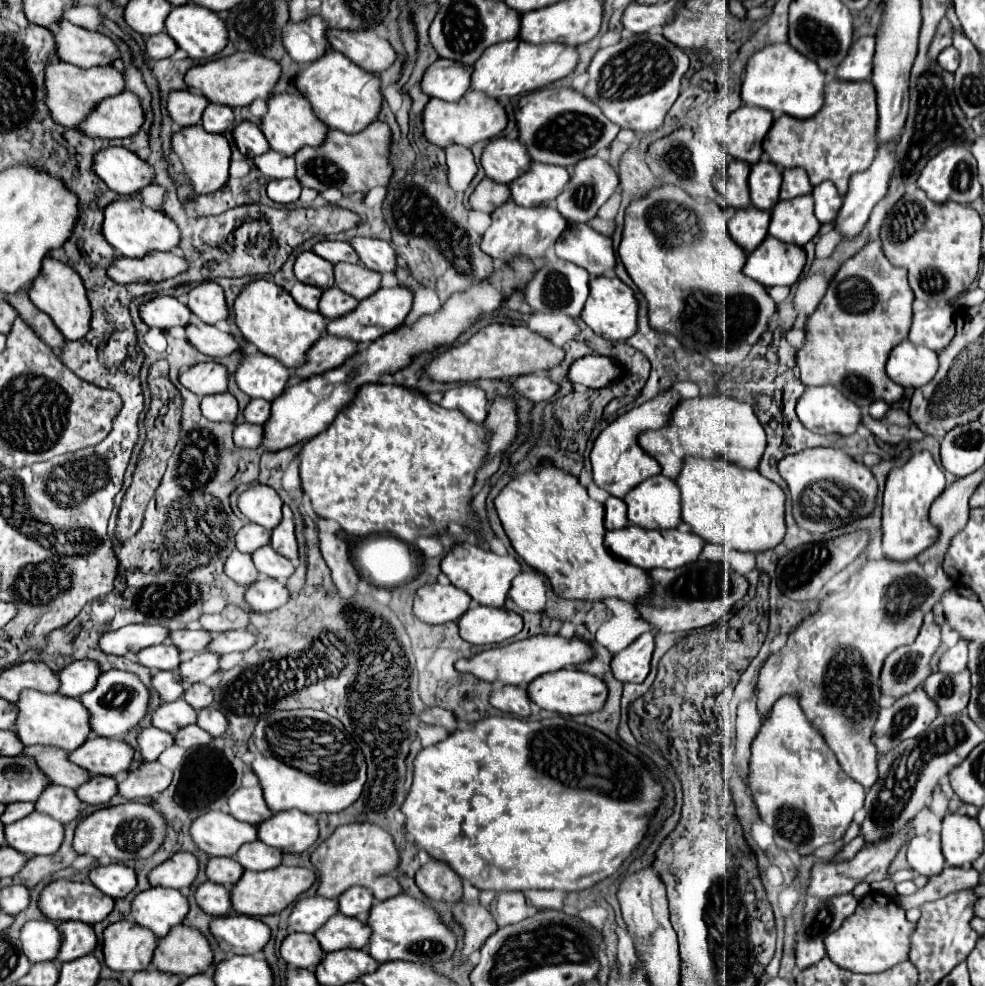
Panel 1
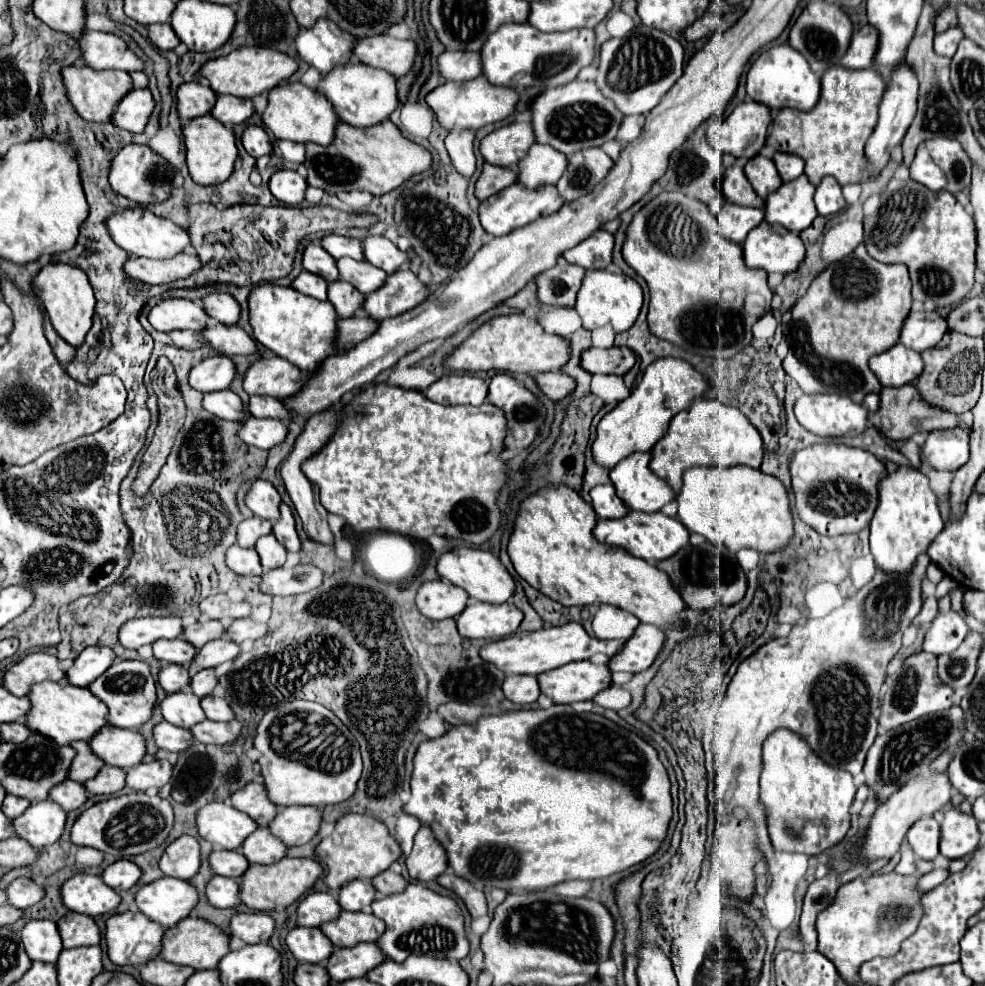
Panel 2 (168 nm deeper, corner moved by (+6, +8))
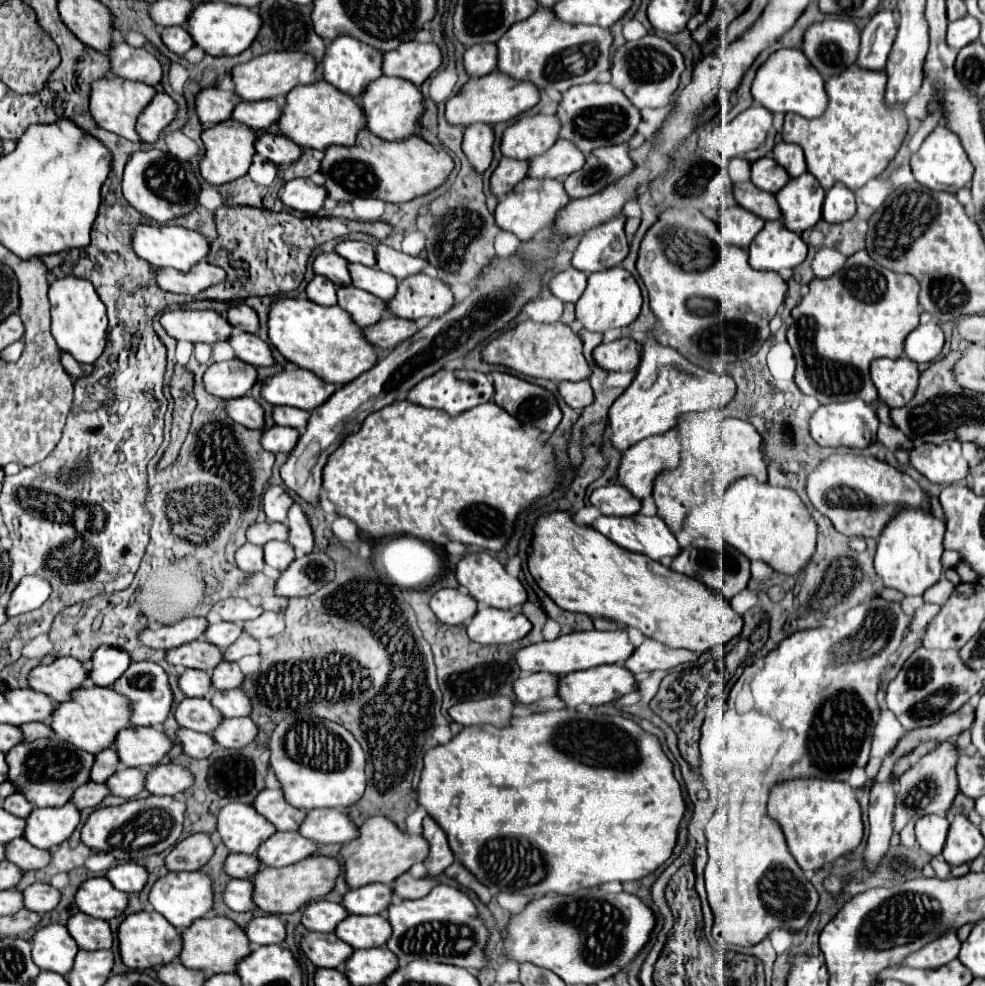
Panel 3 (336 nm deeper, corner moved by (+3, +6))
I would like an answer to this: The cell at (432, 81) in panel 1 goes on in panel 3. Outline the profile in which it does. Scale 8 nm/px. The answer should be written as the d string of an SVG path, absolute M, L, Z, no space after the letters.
M471 46L463 54L463 66L469 76L485 76L497 64L497 46Z

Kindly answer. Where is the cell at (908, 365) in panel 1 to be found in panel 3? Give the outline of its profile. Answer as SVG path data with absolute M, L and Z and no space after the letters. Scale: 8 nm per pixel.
M907 356L901 358L877 358L871 362L871 380L889 408L899 408L909 402L917 388L919 366Z

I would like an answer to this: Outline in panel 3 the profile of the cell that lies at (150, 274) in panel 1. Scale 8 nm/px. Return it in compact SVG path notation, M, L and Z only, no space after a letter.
M207 260L197 262L189 272L177 272L173 268L155 268L155 280L161 290L177 294L199 294L201 290L221 282L225 272Z

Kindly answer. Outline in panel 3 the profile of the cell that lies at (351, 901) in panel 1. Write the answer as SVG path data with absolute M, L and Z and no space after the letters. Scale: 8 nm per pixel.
M367 884L343 896L343 906L349 914L381 914L389 904L391 888L387 884Z

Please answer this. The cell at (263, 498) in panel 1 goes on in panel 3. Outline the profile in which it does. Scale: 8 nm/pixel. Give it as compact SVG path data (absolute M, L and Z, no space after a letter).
M269 486L263 494L263 512L269 522L283 522L291 504L291 496L281 486Z

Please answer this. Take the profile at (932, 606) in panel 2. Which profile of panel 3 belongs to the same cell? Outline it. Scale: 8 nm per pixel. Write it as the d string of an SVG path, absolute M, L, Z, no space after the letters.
M941 578L937 584L933 584L933 586L923 594L923 600L929 602L929 604L945 604L947 598L951 596L953 588L955 588L955 586L953 586L947 578Z

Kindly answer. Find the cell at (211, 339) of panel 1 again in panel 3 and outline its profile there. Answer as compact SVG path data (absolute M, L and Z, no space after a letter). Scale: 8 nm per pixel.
M239 332L239 334L231 334L231 338L227 340L231 344L231 348L235 350L235 356L251 366L271 366L275 360L271 356L271 348L267 342L263 342L259 336L255 334L247 334L247 332Z

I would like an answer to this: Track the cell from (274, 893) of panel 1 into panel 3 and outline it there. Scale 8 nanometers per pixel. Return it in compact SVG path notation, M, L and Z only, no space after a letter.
M311 856L285 868L261 868L253 876L253 902L263 912L269 912L269 914L297 912L307 902L325 896L335 886L335 878L339 870L341 870L339 862L327 856Z

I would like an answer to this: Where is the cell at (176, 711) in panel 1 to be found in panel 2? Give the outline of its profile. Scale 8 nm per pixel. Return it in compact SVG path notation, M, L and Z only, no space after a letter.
M194 692L168 694L166 700L160 704L160 708L164 720L180 728L192 728L194 724L206 720L206 714L202 712L200 706L200 698L194 696Z

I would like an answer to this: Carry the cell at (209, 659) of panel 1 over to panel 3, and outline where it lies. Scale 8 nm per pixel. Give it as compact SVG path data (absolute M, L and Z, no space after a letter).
M243 634L235 644L231 644L231 646L223 652L223 660L235 662L235 660L239 660L239 658L243 658L243 656L257 654L257 652L259 652L259 644L257 644L251 636Z

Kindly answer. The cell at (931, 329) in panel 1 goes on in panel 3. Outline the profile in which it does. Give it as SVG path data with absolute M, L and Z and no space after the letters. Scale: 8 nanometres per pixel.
M927 322L919 324L907 338L905 338L905 356L917 364L931 362L943 348L945 336L939 324Z

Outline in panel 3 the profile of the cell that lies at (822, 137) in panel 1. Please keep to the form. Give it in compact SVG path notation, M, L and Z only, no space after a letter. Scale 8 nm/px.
M853 64L825 82L829 104L819 118L807 120L793 112L785 114L783 140L803 148L807 170L825 190L835 182L857 190L871 178L881 176L897 154L907 132L907 118L903 110L901 114L889 114L889 110L885 110L885 84L885 72L861 70Z

